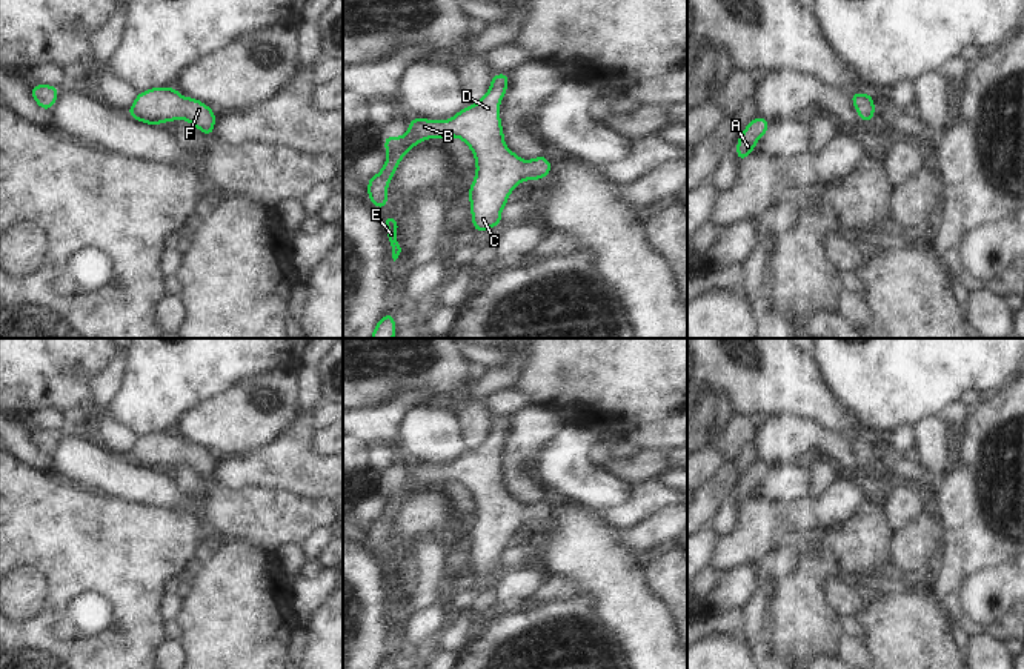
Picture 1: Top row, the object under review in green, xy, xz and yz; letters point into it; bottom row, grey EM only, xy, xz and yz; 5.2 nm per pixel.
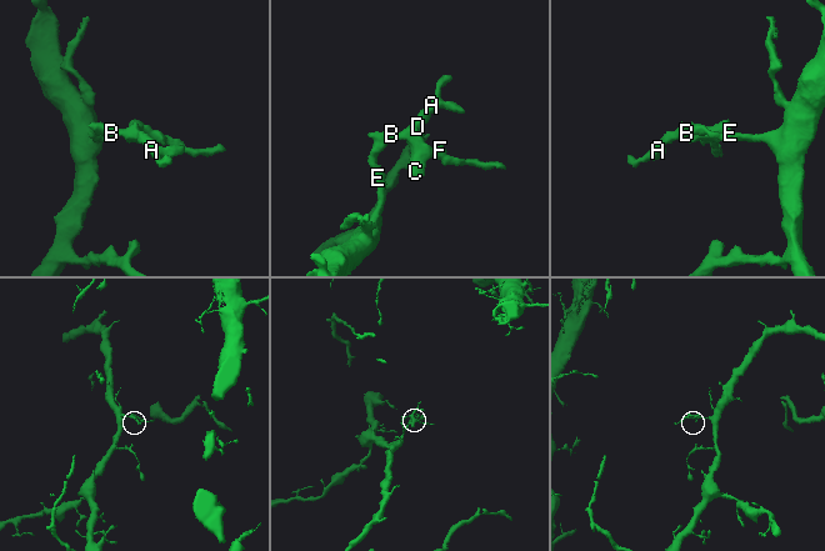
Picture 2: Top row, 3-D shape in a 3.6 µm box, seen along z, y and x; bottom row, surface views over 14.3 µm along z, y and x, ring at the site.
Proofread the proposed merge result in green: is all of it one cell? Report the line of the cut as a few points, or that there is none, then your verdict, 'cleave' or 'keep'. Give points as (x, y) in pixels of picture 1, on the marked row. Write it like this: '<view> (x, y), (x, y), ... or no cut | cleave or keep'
no cut | keep

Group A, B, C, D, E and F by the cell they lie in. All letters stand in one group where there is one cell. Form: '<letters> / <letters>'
A B C D E F

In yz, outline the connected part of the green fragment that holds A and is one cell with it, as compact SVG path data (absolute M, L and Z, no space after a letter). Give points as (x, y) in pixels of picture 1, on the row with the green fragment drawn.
M756 115L743 131L743 134L740 135L738 141L736 141L736 157L740 160L740 163L753 152L756 141L764 137L764 134L767 132L770 123Z

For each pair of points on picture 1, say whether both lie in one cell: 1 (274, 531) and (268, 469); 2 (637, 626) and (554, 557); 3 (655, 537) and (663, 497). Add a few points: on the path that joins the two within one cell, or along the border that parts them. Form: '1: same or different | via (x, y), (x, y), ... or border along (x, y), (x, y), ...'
1: different | border along (232, 489), (285, 489), (305, 499)
2: same | via (617, 605), (575, 563)
3: different | border along (671, 503), (628, 528)

